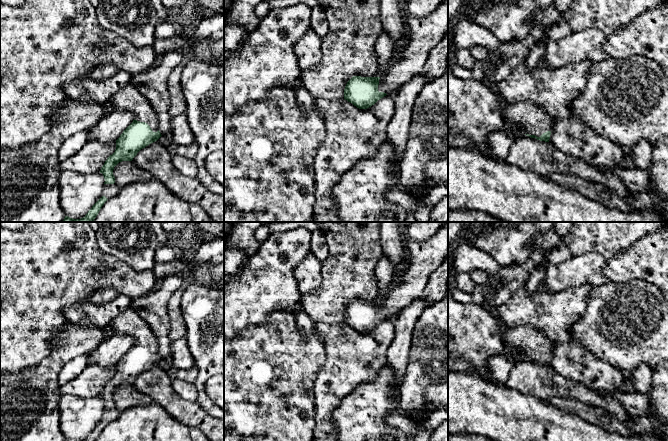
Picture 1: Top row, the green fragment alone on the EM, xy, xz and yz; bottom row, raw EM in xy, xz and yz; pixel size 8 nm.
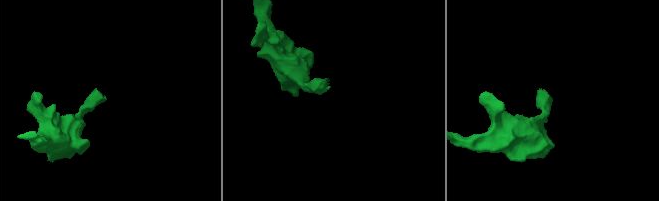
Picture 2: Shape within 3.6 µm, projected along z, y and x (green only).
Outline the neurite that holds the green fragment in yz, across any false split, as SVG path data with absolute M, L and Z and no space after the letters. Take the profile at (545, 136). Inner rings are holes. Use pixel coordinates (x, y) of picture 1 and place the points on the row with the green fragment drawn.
M531 101L509 104L503 110L509 123L518 125L525 135L549 142L552 121L549 115Z

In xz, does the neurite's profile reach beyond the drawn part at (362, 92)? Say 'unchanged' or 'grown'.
grown

